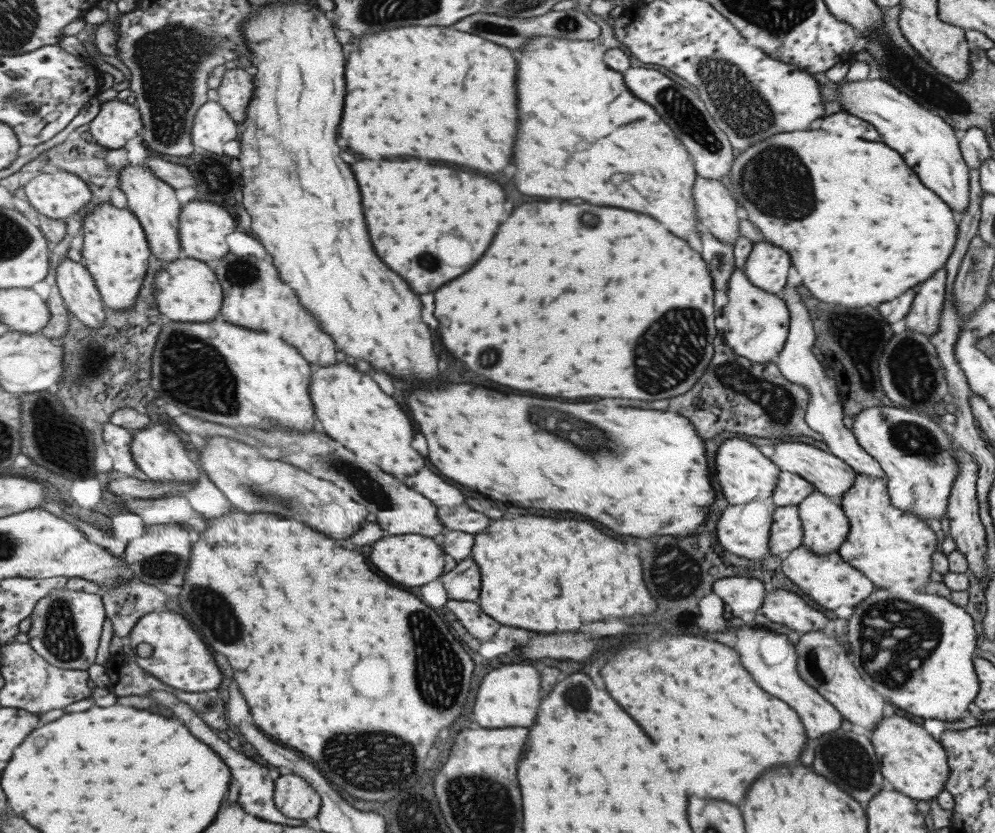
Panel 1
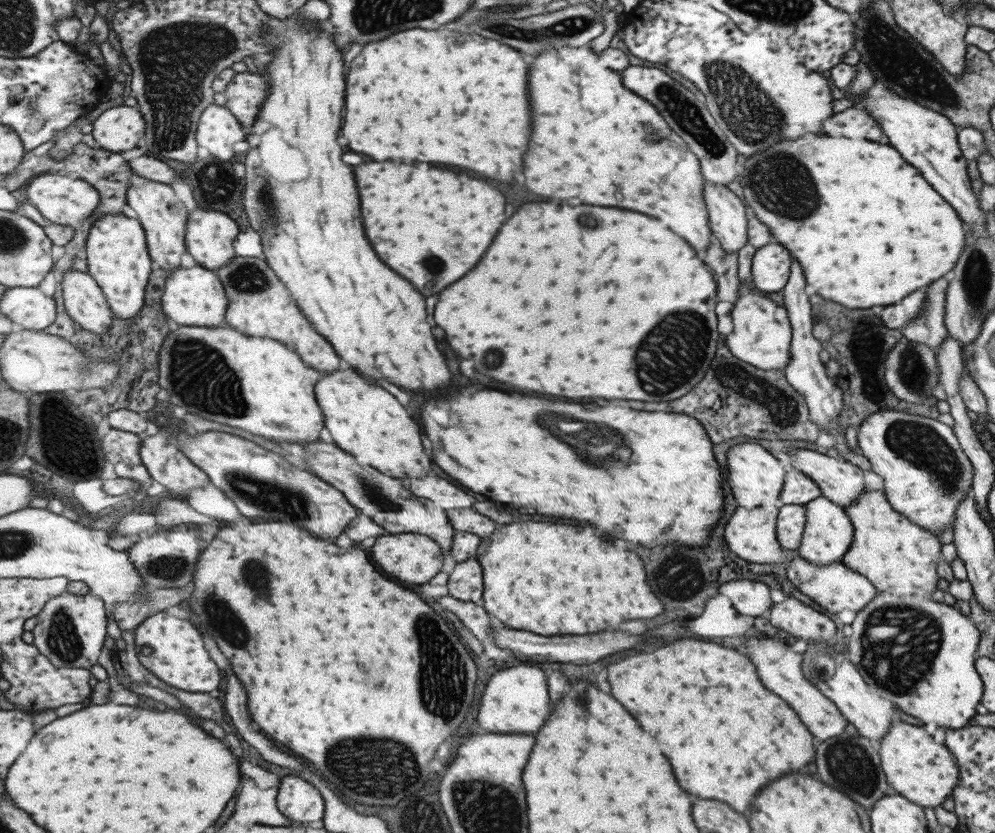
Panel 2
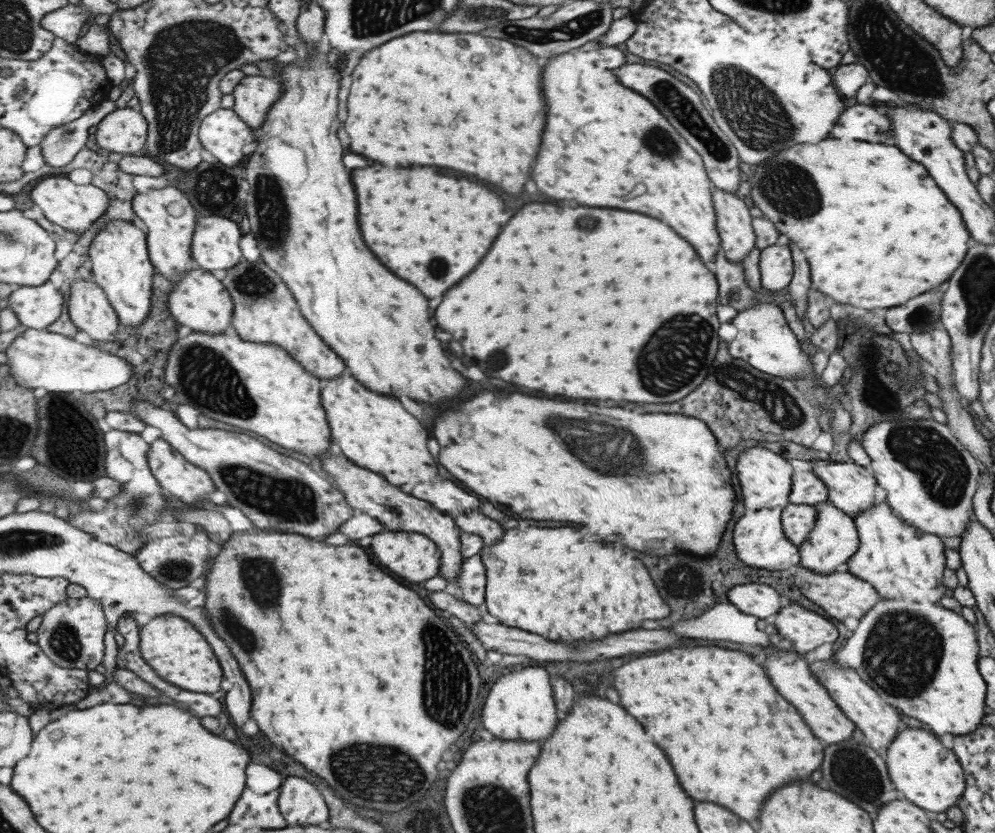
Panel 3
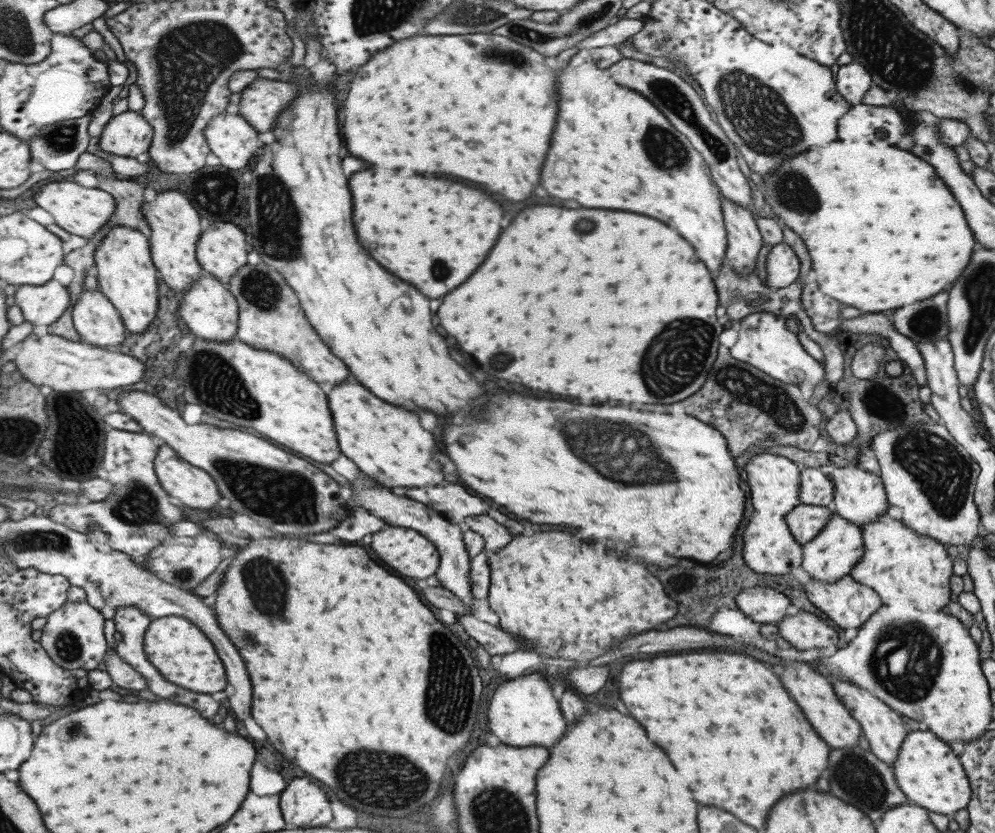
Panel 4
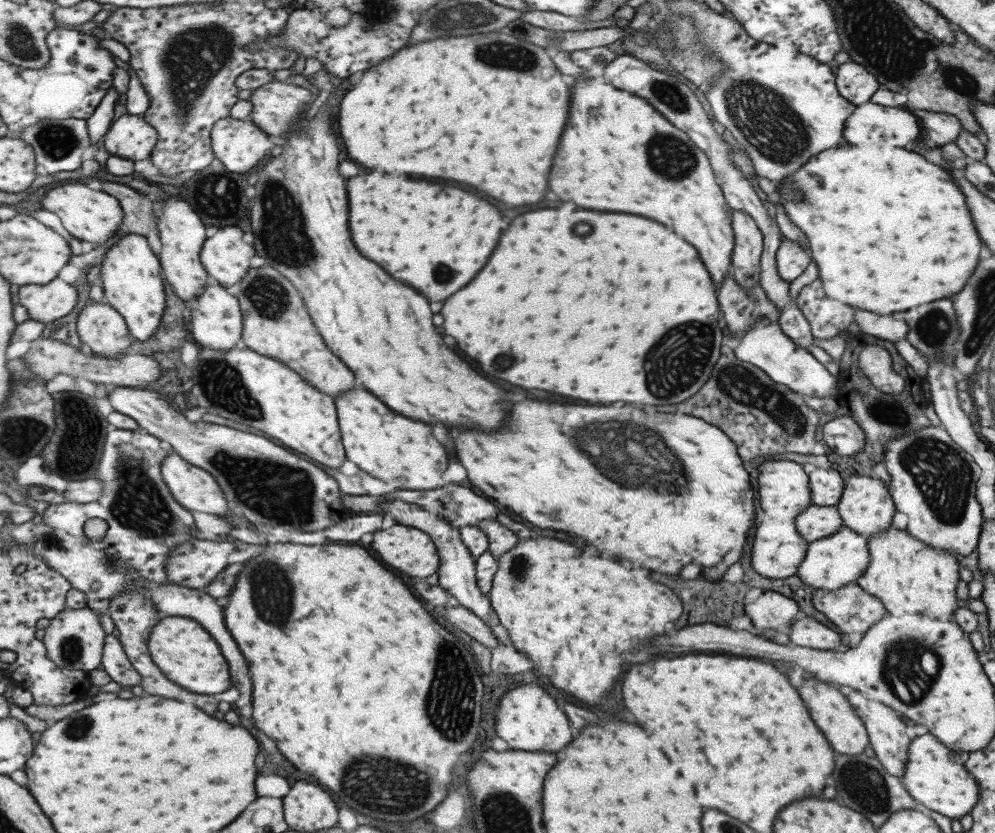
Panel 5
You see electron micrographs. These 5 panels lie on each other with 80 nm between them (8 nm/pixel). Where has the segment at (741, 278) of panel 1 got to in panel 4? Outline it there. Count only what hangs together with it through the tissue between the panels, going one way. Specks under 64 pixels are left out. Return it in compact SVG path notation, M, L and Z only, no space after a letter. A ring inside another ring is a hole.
M754 312L744 316L739 321L737 342L728 351L730 356L741 362L751 364L753 368L765 372L775 380L797 385L803 383L812 387L825 378L824 367L819 361L813 360L800 346L795 333L785 328L785 318L770 312Z

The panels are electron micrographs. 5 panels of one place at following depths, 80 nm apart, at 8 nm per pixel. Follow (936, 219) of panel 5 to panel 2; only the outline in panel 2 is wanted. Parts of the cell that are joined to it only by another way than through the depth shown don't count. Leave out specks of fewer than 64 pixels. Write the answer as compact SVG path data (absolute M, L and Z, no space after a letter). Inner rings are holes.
M801 136L791 142L777 142L763 150L756 152L754 155L745 157L743 165L738 166L737 182L741 186L739 195L745 206L749 206L755 214L755 218L767 226L769 232L776 242L785 247L785 250L799 262L805 282L815 288L815 294L819 294L823 300L831 300L835 304L845 306L845 308L871 308L871 306L887 306L901 296L907 296L919 286L927 286L929 282L941 278L949 268L953 268L957 256L963 250L963 236L965 228L962 220L945 204L929 184L919 176L916 168L913 168L907 162L903 162L901 155L888 144L877 144L869 140L845 140L845 138L831 138L831 136Z

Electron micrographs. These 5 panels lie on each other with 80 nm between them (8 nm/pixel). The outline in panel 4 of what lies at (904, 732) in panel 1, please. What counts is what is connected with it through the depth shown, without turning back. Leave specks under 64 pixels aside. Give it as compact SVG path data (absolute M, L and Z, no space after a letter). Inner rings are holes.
M917 729L903 737L892 762L892 771L896 785L905 798L926 811L953 814L965 809L969 802L970 786L958 756L929 730Z

